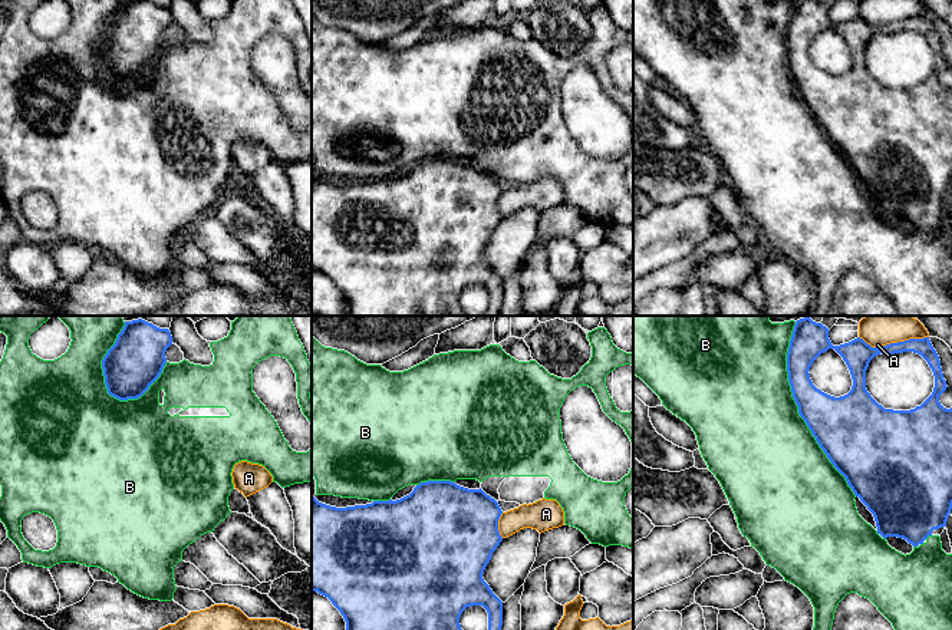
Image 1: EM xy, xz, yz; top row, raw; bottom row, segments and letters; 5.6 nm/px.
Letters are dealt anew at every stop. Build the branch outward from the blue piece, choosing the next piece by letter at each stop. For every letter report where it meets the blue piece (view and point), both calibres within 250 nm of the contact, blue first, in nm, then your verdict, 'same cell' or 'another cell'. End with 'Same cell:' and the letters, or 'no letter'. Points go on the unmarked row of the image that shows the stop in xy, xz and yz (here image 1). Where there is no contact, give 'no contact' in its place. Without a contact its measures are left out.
A: yz (893, 22) | 160/140 nm | another cell
B: yz (799, 88) | 320/480 nm | same cell
Same cell: B

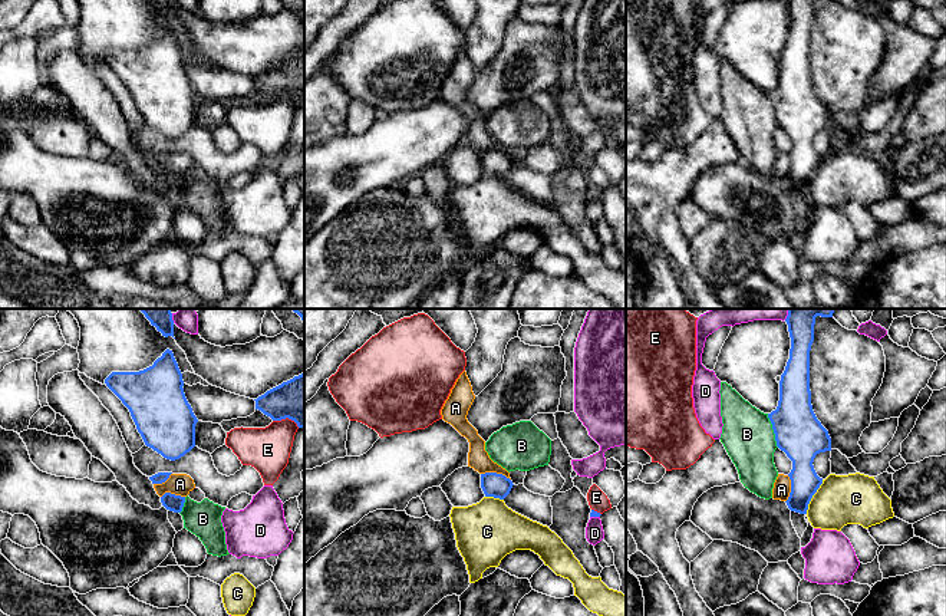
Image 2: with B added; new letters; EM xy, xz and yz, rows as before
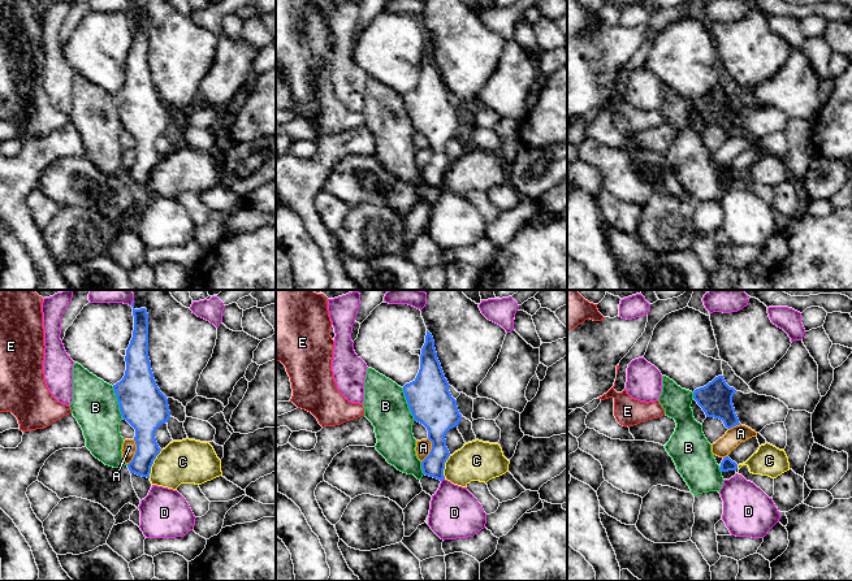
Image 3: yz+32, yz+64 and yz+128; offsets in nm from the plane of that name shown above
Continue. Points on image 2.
A: xz (495, 151) | 140/120 nm | another cell
B: yz (774, 109) | 260/280 nm | another cell
C: yz (811, 175) | 160/280 nm | another cell
D: xz (595, 194) | 40/100 nm | another cell
E: xy (286, 95) | 260/240 nm | another cell
Same cell: no letter

